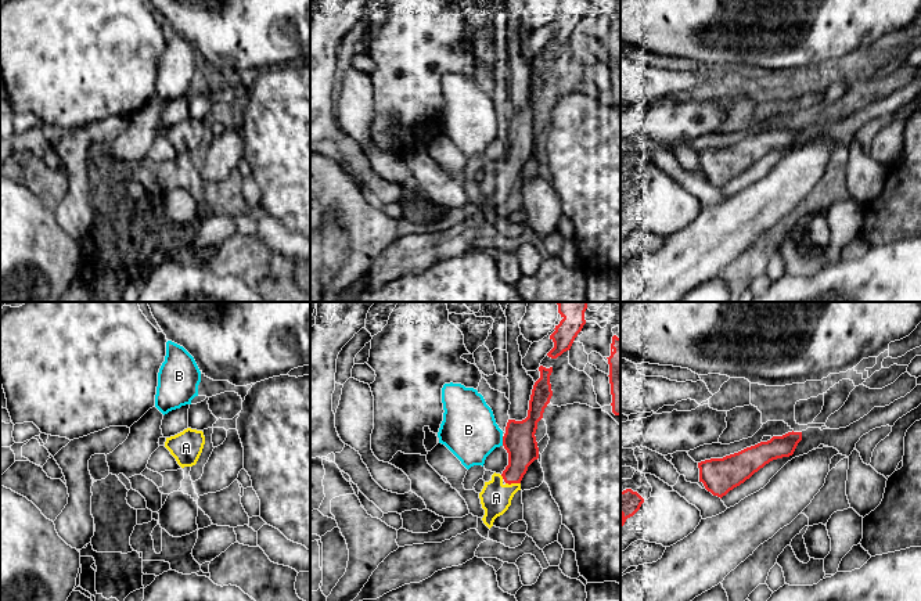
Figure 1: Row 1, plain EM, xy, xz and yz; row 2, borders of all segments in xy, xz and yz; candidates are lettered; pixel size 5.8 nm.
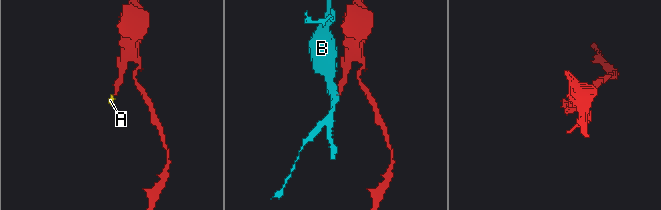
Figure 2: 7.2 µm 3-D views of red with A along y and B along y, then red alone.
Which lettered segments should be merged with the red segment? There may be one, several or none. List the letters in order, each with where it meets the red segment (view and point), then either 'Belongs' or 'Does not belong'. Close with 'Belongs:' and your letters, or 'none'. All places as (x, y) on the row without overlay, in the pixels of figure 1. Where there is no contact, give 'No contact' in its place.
A: Touches red at xz (513, 172). Belongs
B: Touches red at xz (503, 130). Does not belong
Belongs: A

